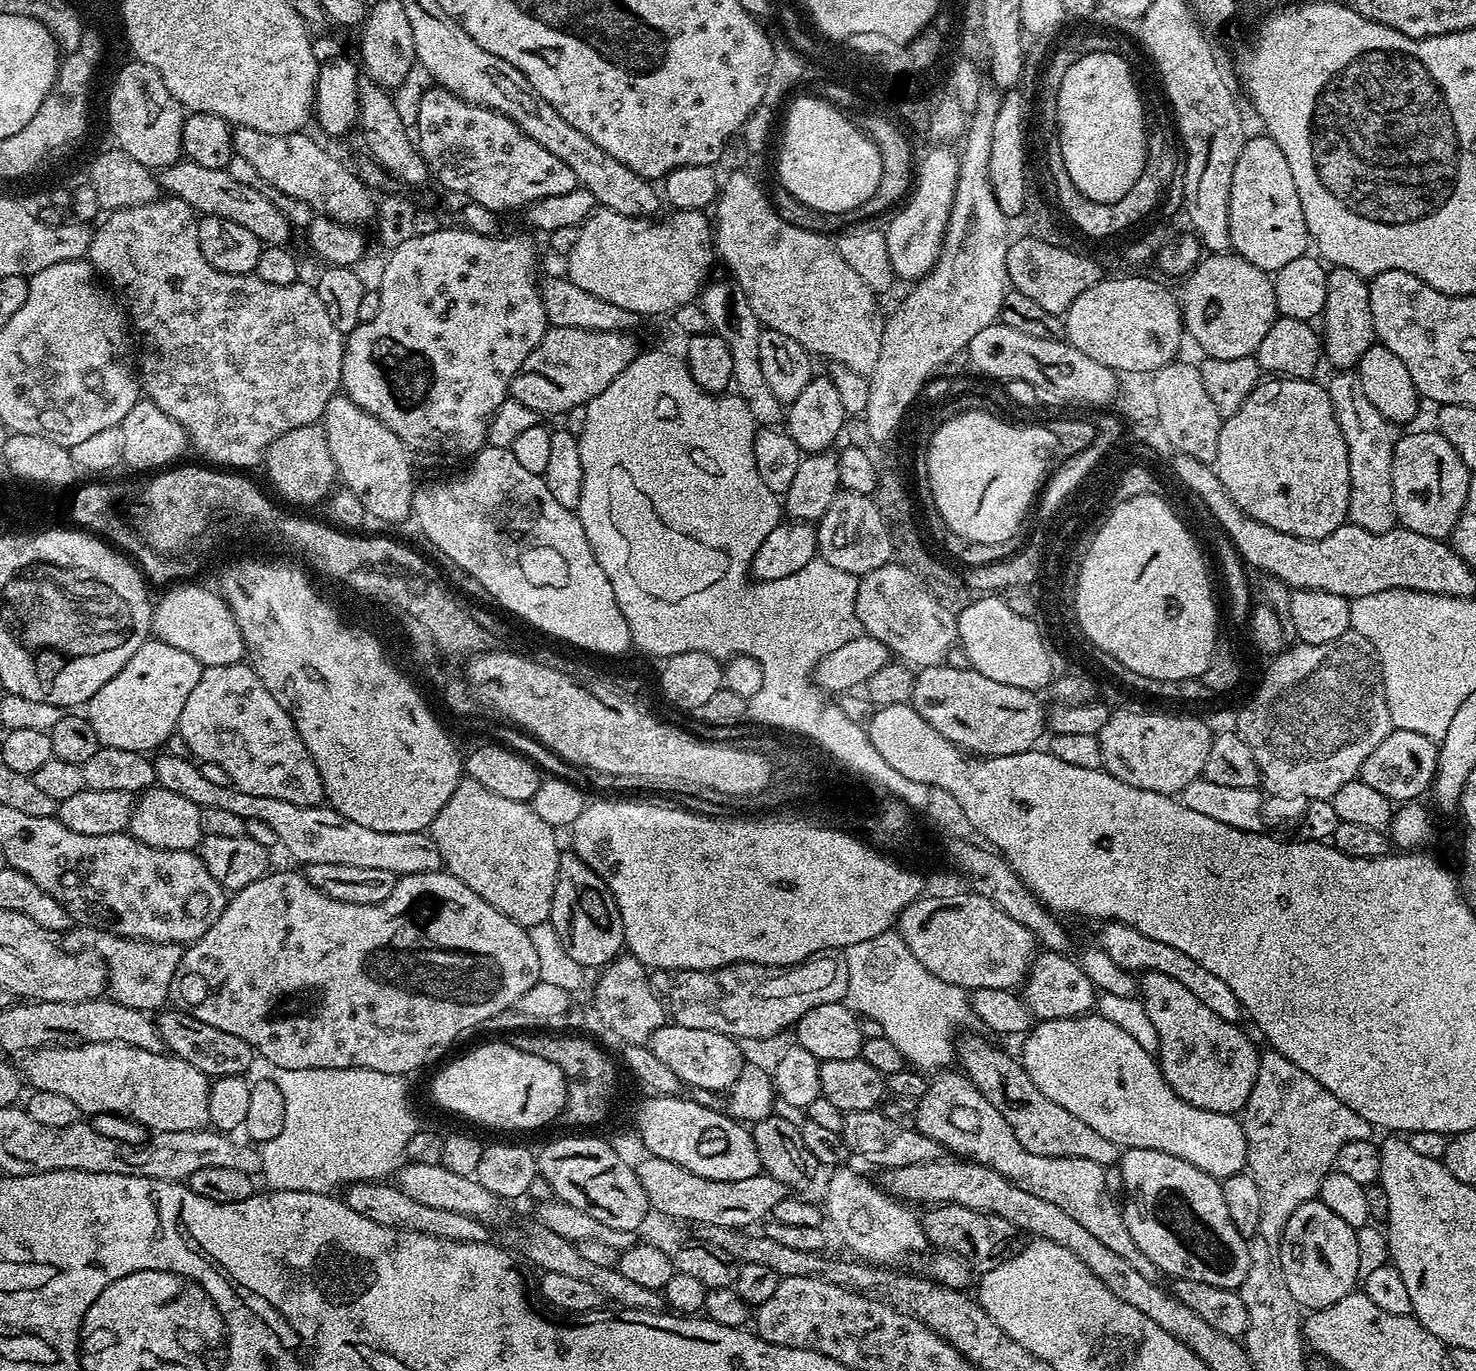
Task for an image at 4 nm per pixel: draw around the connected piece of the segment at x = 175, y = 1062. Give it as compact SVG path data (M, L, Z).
M94 1042L93 1044L73 1044L71 1046L49 1046L31 1049L23 1057L22 1076L32 1083L35 1090L51 1090L54 1094L62 1094L78 1105L81 1113L113 1112L116 1116L129 1116L140 1124L152 1128L153 1133L177 1132L178 1130L194 1130L209 1127L208 1101L209 1077L202 1074L190 1062L164 1052L142 1050L138 1046L119 1044L118 1042Z

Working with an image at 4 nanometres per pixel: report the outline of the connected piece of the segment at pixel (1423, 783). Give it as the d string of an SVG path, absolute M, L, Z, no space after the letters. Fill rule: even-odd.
M1397 728L1370 753L1370 758L1362 762L1359 779L1366 786L1386 794L1393 802L1416 802L1424 791L1433 787L1440 753L1437 741L1426 738L1426 734L1414 734L1414 730Z

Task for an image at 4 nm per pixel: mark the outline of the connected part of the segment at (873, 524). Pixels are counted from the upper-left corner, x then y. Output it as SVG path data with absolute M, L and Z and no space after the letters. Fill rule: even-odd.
M840 490L830 502L829 509L822 514L815 529L819 559L830 562L830 566L838 566L838 570L846 570L851 576L864 576L893 559L889 524L869 496Z

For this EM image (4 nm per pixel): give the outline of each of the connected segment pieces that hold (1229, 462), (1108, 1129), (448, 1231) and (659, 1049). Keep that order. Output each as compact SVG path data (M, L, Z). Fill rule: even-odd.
M1268 378L1257 384L1236 413L1221 423L1218 434L1218 454L1214 461L1214 467L1222 486L1226 486L1230 498L1234 498L1234 502L1242 511L1266 526L1274 526L1274 530L1282 530L1286 534L1294 534L1298 538L1307 540L1326 538L1326 534L1338 530L1338 526L1348 520L1348 503L1350 502L1350 462L1346 442L1338 426L1336 411L1328 397L1328 389L1321 385L1319 388L1316 382L1312 378Z
M1098 1014L1042 1020L1023 1037L1022 1043L1022 1063L1034 1086L1038 1086L1038 1090L1042 1090L1050 1102L1058 1102L1062 1110L1070 1110L1074 1118L1082 1118L1086 1126L1098 1130L1102 1138L1110 1138L1110 1142L1120 1145L1121 1149L1141 1148L1174 1154L1174 1158L1182 1158L1190 1162L1190 1166L1198 1166L1198 1170L1215 1176L1219 1181L1245 1171L1248 1147L1243 1123L1235 1115L1198 1110L1196 1106L1190 1106L1178 1098L1161 1074L1157 1057L1142 1050L1142 1046L1138 1046L1130 1034L1114 1026L1114 1022L1106 1022L1106 1018Z
M360 1180L357 1184L347 1185L343 1192L342 1199L346 1206L350 1206L350 1210L362 1214L362 1218L370 1218L370 1222L378 1222L378 1226L430 1234L443 1240L489 1243L490 1236L487 1230L489 1227L483 1221L477 1220L475 1216L458 1214L454 1210L438 1210L435 1206L425 1206L424 1203L417 1202L415 1198L410 1198L410 1194L397 1188L395 1183Z
M665 1022L654 1032L650 1041L654 1058L662 1062L680 1079L681 1085L701 1088L704 1092L727 1093L738 1078L745 1061L737 1041L726 1034L714 1030L690 1030L675 1022Z

